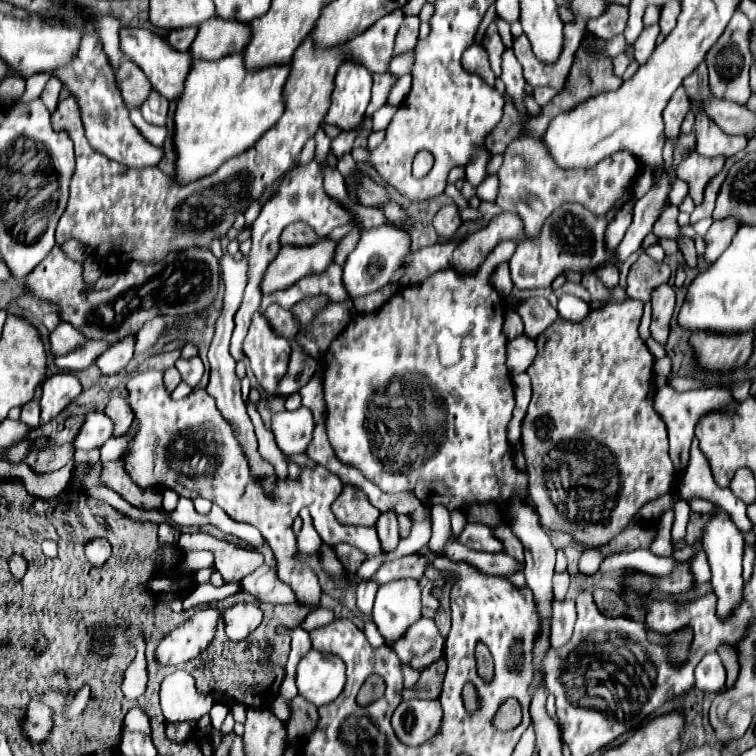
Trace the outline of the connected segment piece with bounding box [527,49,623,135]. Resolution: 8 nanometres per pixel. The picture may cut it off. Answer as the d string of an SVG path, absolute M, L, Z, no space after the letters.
M579 49L577 55L575 55L571 73L569 73L569 77L567 77L565 89L563 89L549 105L543 107L543 113L541 113L539 117L531 117L531 119L529 119L531 123L527 125L527 129L529 129L531 133L535 133L535 135L543 135L543 131L547 131L549 123L553 121L553 117L557 117L559 113L571 111L577 103L581 103L581 101L585 101L585 99L589 99L589 97L593 97L593 95L599 95L599 93L603 93L603 91L613 89L617 83L623 83L623 81L613 75L613 71L611 71L611 61L609 61L609 59L605 59L605 57L591 57L591 55L587 55L583 49Z

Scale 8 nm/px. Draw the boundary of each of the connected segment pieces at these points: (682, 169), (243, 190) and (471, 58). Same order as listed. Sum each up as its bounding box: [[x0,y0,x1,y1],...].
[[677,151,725,205],[51,39,357,263],[463,45,495,87]]

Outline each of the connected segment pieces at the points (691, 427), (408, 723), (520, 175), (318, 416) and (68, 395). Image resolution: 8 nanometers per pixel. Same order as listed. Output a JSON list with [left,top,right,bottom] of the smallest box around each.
[[655,385,733,475],[393,699,443,747],[495,129,639,235],[299,377,325,423],[41,373,81,423]]

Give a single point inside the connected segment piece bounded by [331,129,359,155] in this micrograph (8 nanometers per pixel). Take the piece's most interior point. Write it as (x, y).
(342, 143)

